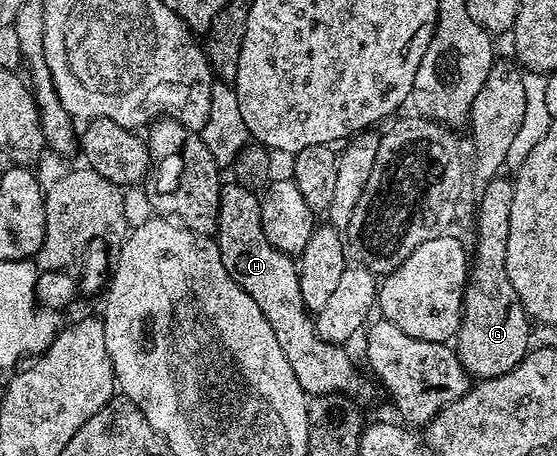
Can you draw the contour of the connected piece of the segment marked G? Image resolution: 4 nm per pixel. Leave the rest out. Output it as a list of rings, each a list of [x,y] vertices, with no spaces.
[[[499,173],[486,180],[485,186],[487,188],[479,199],[479,209],[475,213],[475,251],[473,247],[463,289],[463,316],[453,340],[459,366],[475,381],[497,379],[514,370],[528,353],[527,342],[531,339],[533,328],[521,297],[517,297],[517,289],[513,289],[509,281],[505,265],[514,182],[506,174]]]

